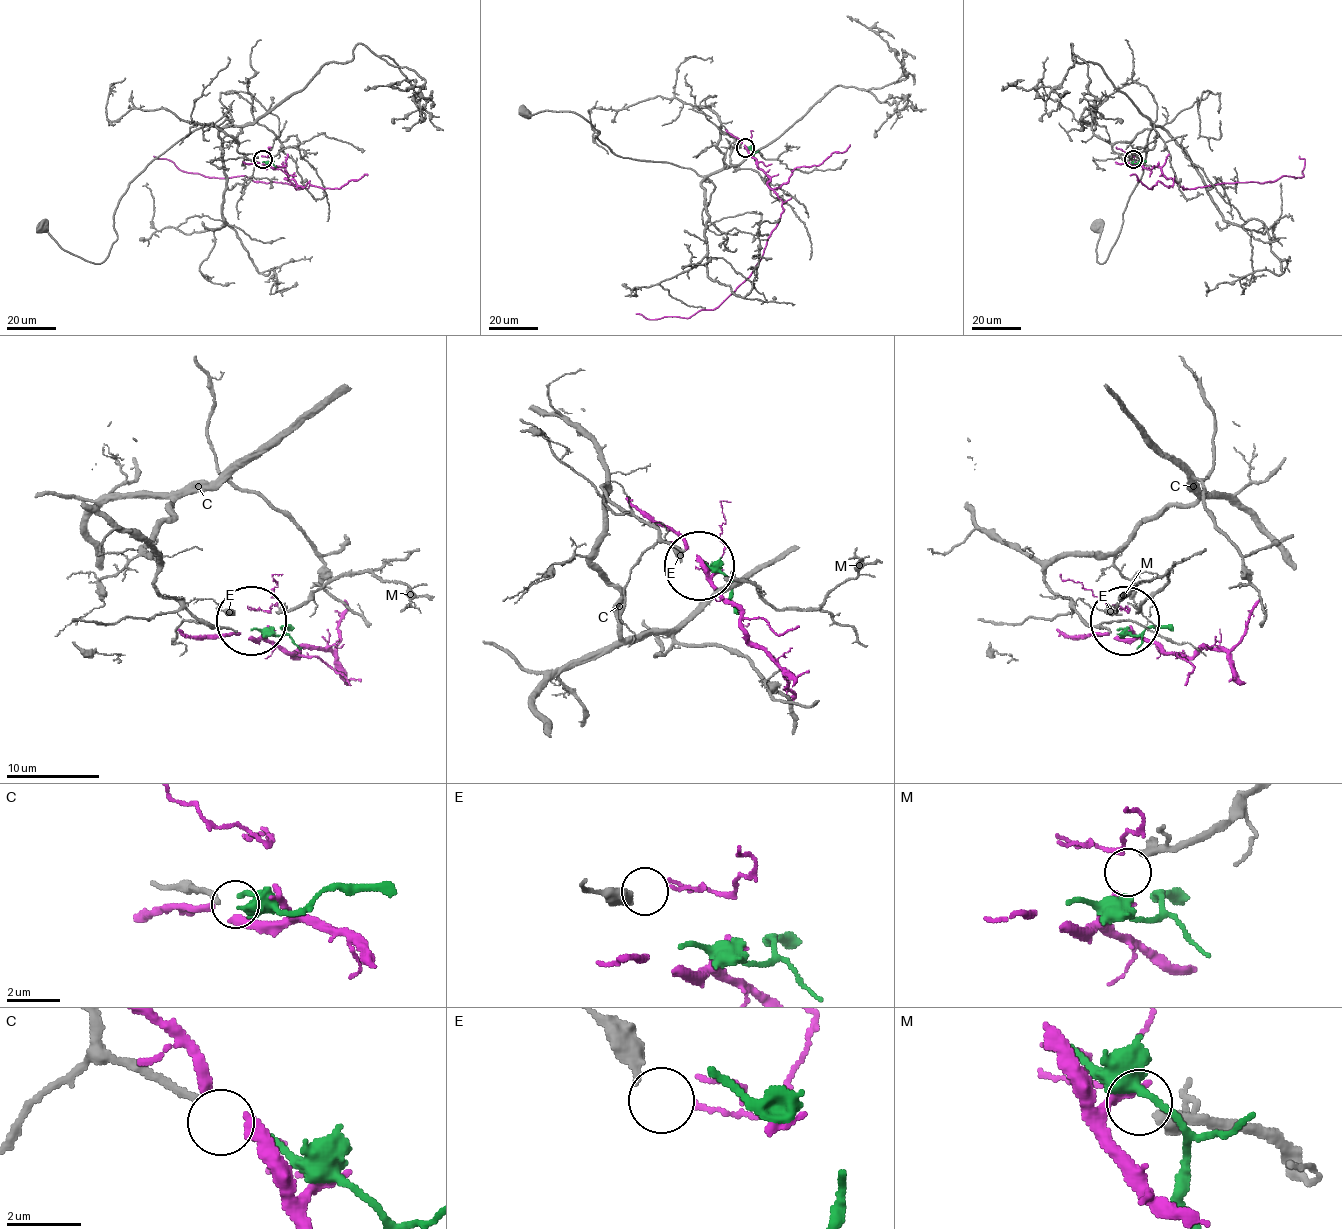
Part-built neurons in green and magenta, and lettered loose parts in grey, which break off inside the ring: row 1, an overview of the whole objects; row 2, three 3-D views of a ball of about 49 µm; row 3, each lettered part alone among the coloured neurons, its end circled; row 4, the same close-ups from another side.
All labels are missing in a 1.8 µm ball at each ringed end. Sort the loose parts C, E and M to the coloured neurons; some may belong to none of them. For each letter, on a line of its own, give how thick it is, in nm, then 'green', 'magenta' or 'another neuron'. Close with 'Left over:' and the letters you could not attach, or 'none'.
C: calibre 160 nm; green
E: calibre 300 nm; another neuron
M: calibre 280 nm; magenta
Left over: E

